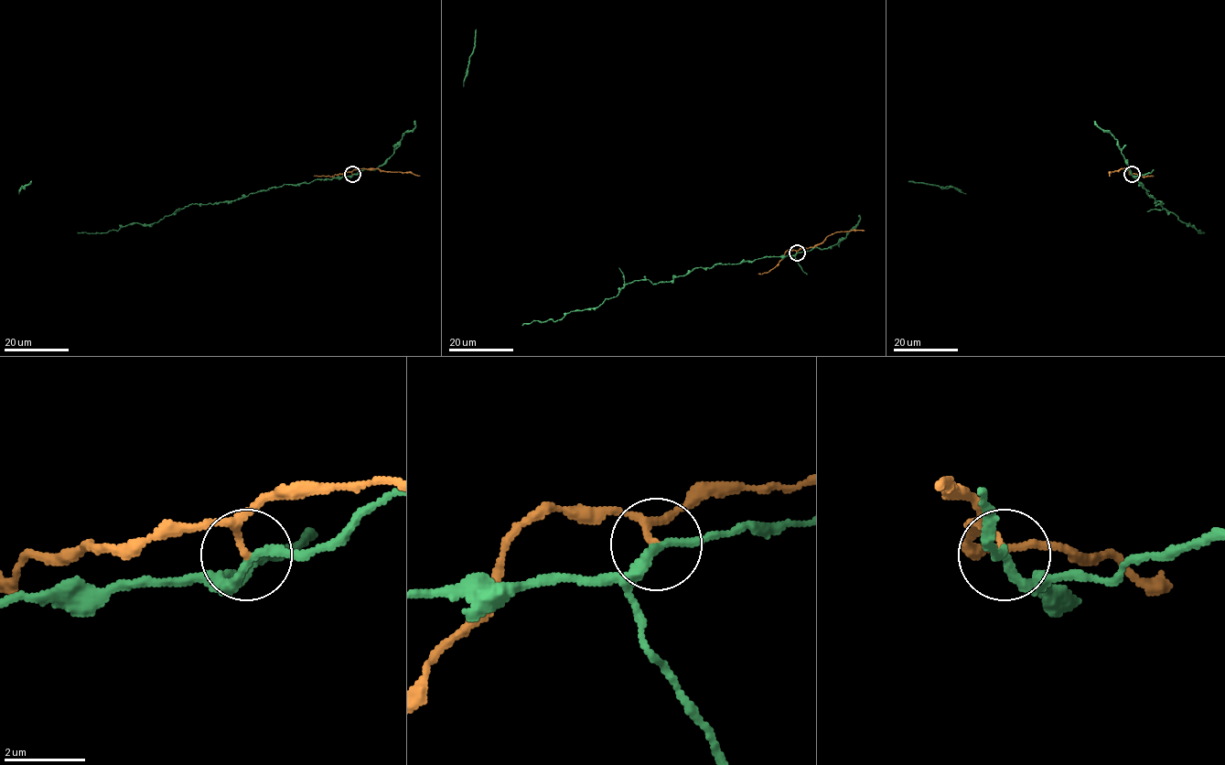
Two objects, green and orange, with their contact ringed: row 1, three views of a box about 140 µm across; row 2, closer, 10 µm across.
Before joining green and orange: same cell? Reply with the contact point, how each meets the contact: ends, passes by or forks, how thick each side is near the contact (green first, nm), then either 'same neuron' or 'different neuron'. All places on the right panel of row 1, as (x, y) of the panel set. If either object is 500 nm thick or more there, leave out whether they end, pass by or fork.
(1132, 174) | green passes by | orange ends | 190/140 nm | different neuron

